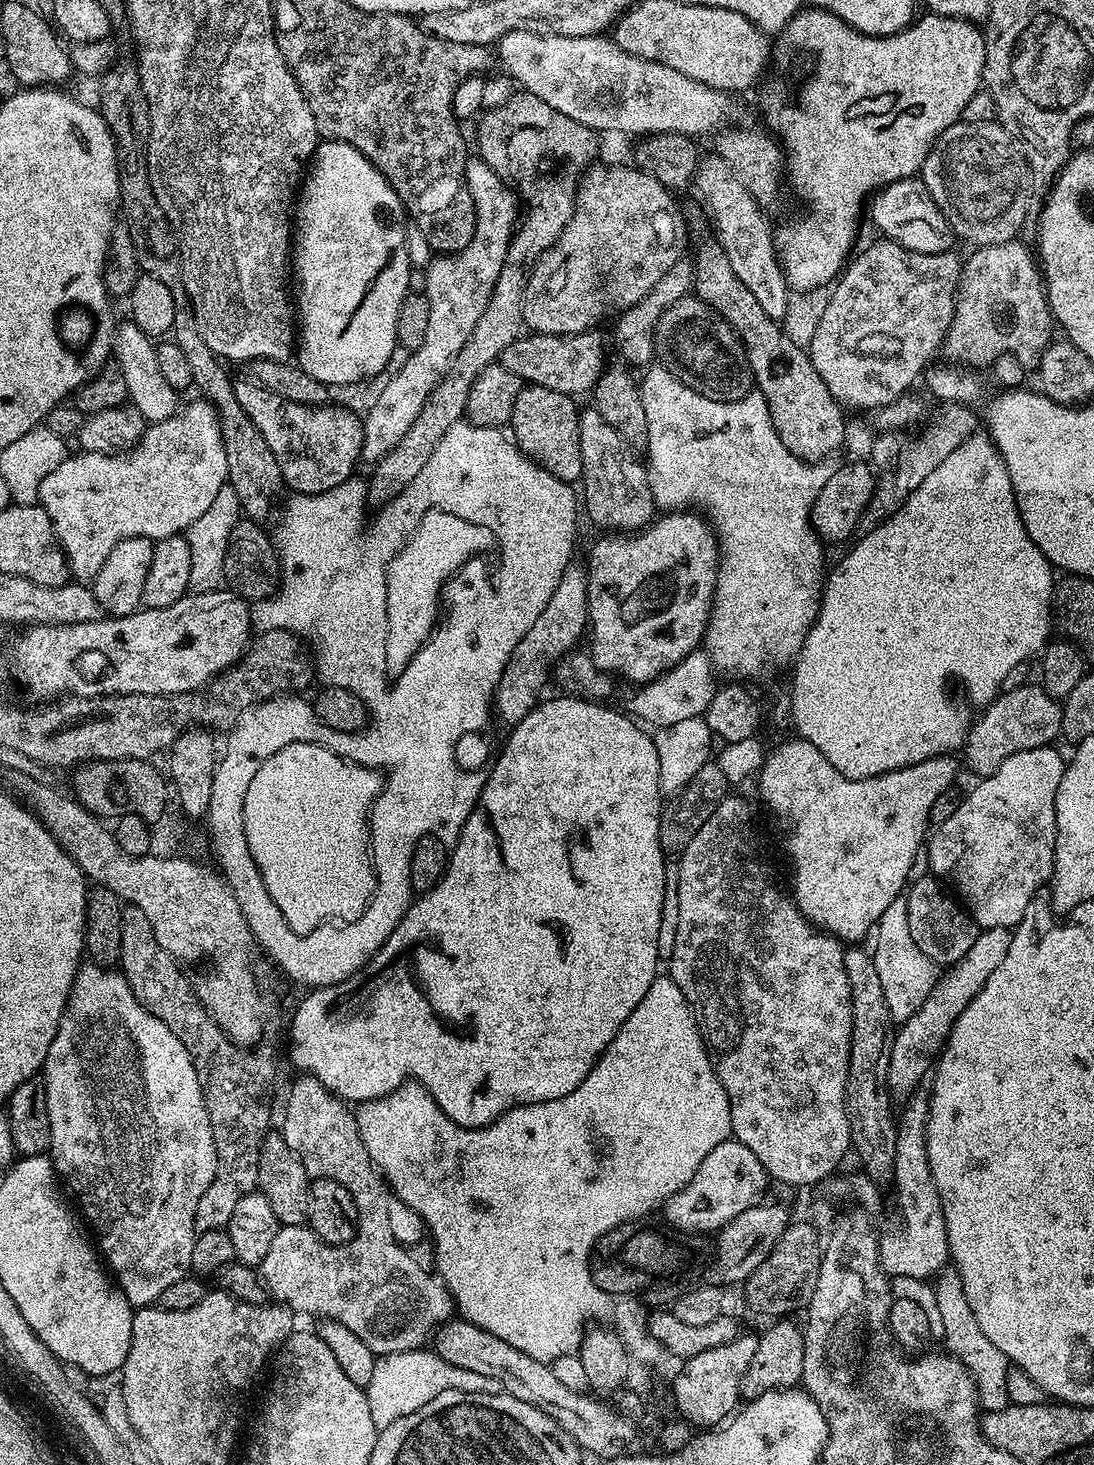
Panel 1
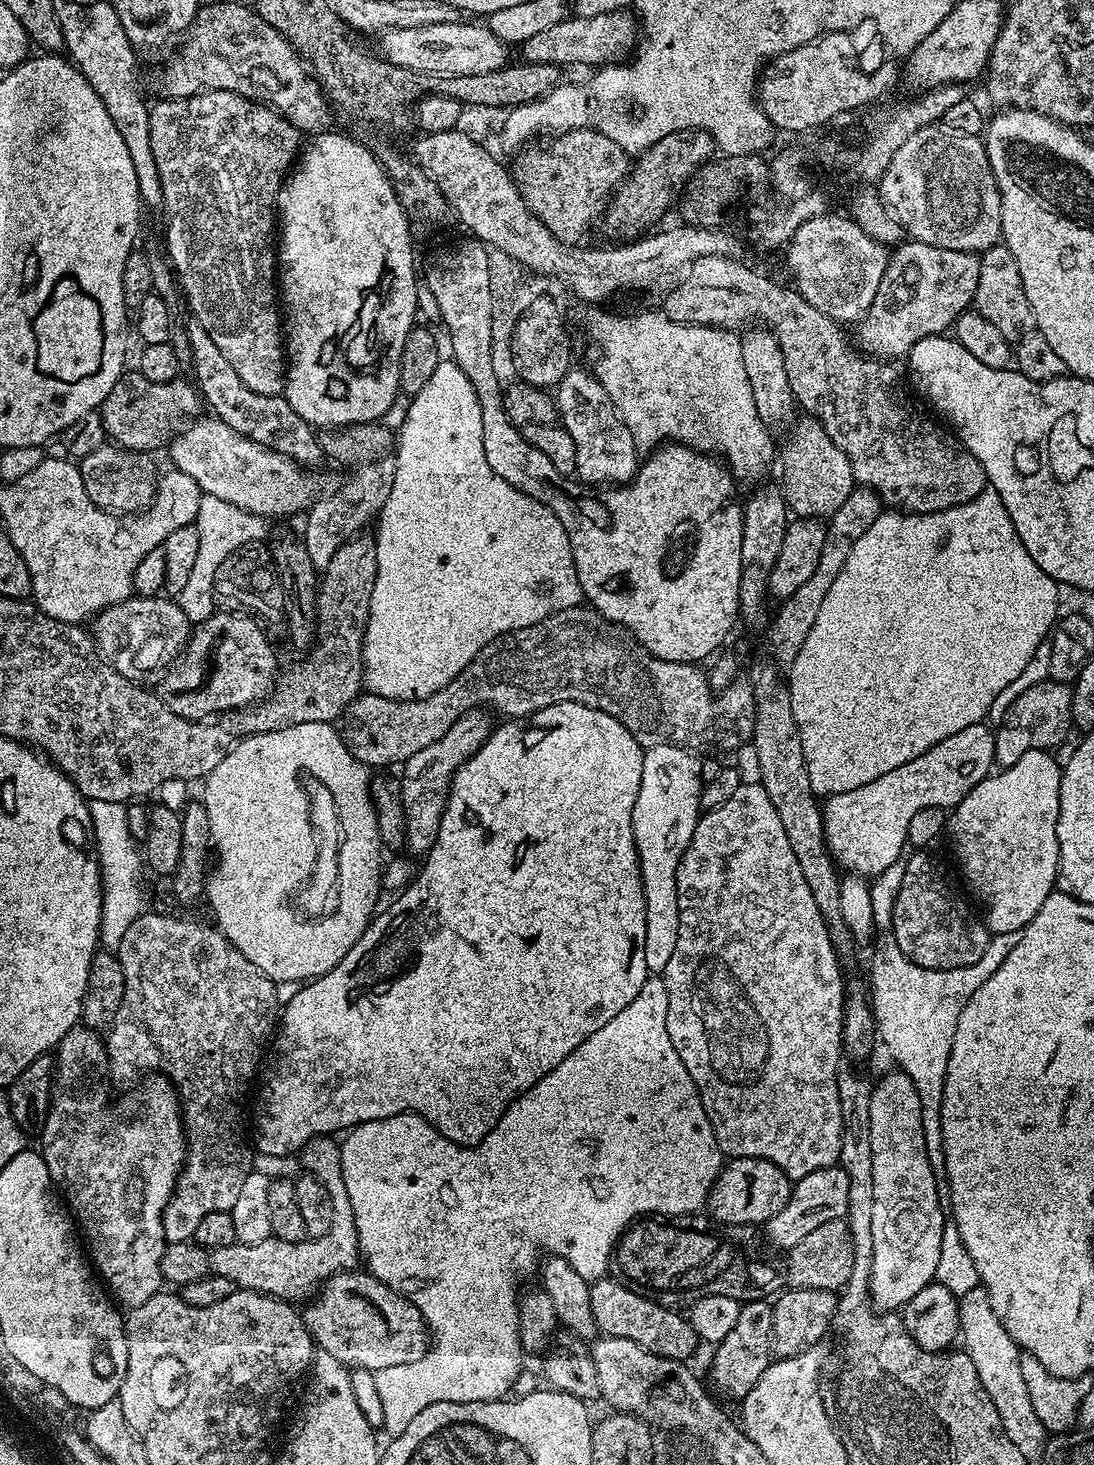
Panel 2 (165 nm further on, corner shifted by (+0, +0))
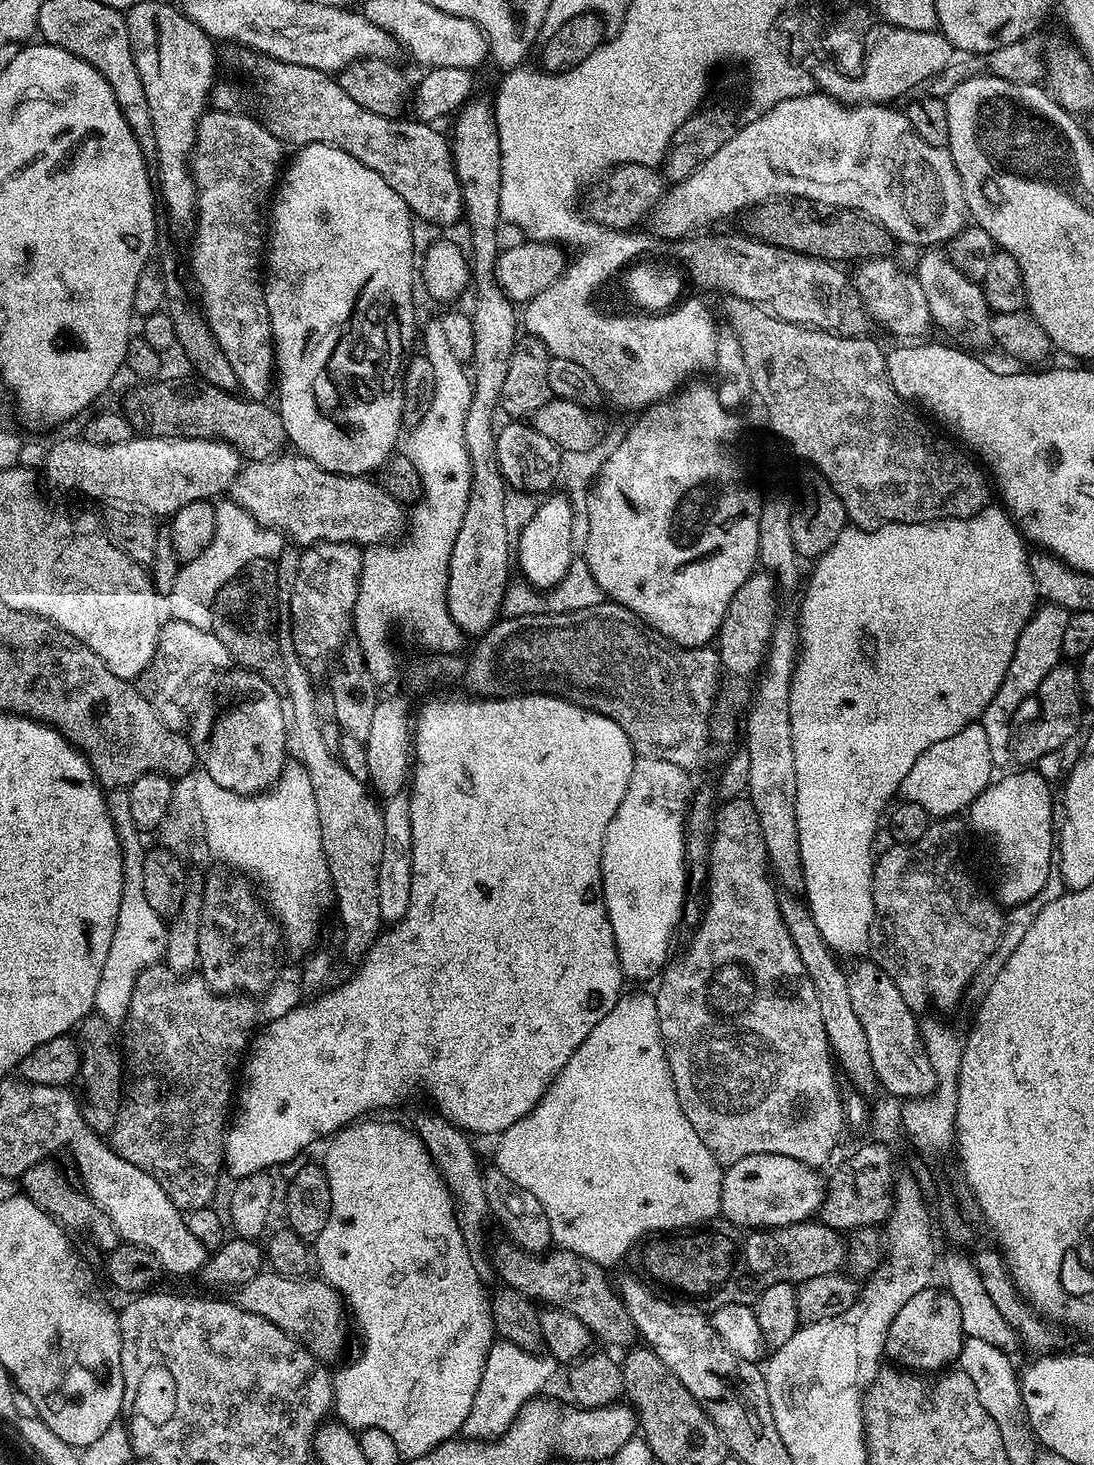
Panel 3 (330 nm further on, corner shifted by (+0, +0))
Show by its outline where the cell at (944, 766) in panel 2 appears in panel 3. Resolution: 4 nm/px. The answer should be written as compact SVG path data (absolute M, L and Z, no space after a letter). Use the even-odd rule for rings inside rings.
M980 723L967 724L958 734L934 742L910 766L910 774L900 784L899 795L904 800L920 804L932 818L952 818L963 813L988 789L994 779L994 765L990 754L990 742Z

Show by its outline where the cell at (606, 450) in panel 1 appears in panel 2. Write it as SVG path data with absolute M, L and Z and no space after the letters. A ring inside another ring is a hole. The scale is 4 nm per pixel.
M573 366L554 388L556 411L562 427L570 434L570 438L574 438L575 475L588 486L623 486L634 479L642 460L634 438L614 402L610 402L597 377L589 369L588 372Z

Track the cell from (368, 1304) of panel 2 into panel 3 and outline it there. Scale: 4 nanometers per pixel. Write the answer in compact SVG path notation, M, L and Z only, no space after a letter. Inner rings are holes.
M265 1270L250 1278L242 1287L235 1289L234 1303L242 1310L250 1310L250 1314L258 1314L266 1318L266 1322L274 1322L286 1334L299 1340L305 1348L325 1362L331 1362L344 1348L344 1316L346 1320L346 1305L340 1298L339 1292L322 1279L297 1278L294 1276L280 1276L277 1272Z

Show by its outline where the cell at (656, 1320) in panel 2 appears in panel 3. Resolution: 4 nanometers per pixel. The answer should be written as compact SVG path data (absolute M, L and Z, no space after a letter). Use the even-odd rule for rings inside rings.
M511 1242L503 1243L504 1244L498 1245L497 1248L494 1249L492 1253L490 1253L490 1259L494 1265L495 1275L497 1277L501 1276L501 1278L504 1279L503 1283L507 1285L507 1287L518 1290L522 1295L531 1298L533 1301L539 1302L541 1305L550 1308L561 1308L570 1314L574 1314L574 1318L578 1318L578 1322L582 1322L586 1327L588 1327L588 1331L592 1333L593 1337L595 1337L597 1341L605 1340L605 1342L608 1344L624 1344L623 1346L632 1346L637 1343L638 1333L636 1331L636 1327L634 1326L634 1322L630 1318L630 1314L622 1302L619 1291L617 1291L617 1289L614 1287L613 1281L612 1284L610 1281L608 1281L607 1274L603 1272L605 1269L601 1267L601 1265L594 1263L590 1258L579 1256L573 1252L565 1252L563 1250L549 1250L543 1254L537 1254L534 1252L523 1252L519 1246Z

